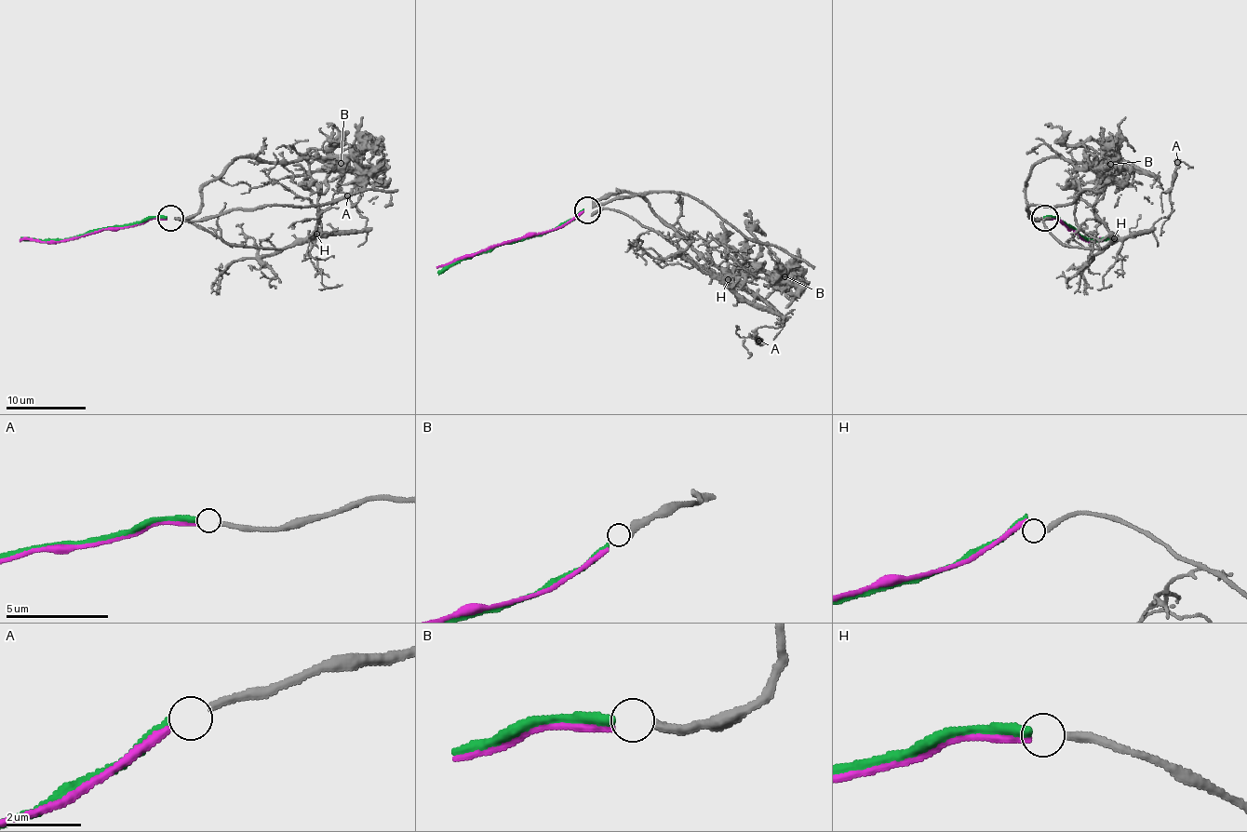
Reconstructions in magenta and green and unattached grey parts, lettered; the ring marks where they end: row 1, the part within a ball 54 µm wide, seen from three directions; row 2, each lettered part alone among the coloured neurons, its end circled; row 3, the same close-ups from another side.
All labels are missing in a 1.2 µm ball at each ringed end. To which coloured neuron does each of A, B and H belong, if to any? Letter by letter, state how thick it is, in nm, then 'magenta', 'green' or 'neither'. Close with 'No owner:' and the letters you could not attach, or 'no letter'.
A: 220 nm thick; magenta
B: 300 nm thick; green
H: 240 nm thick; neither
No owner: H

